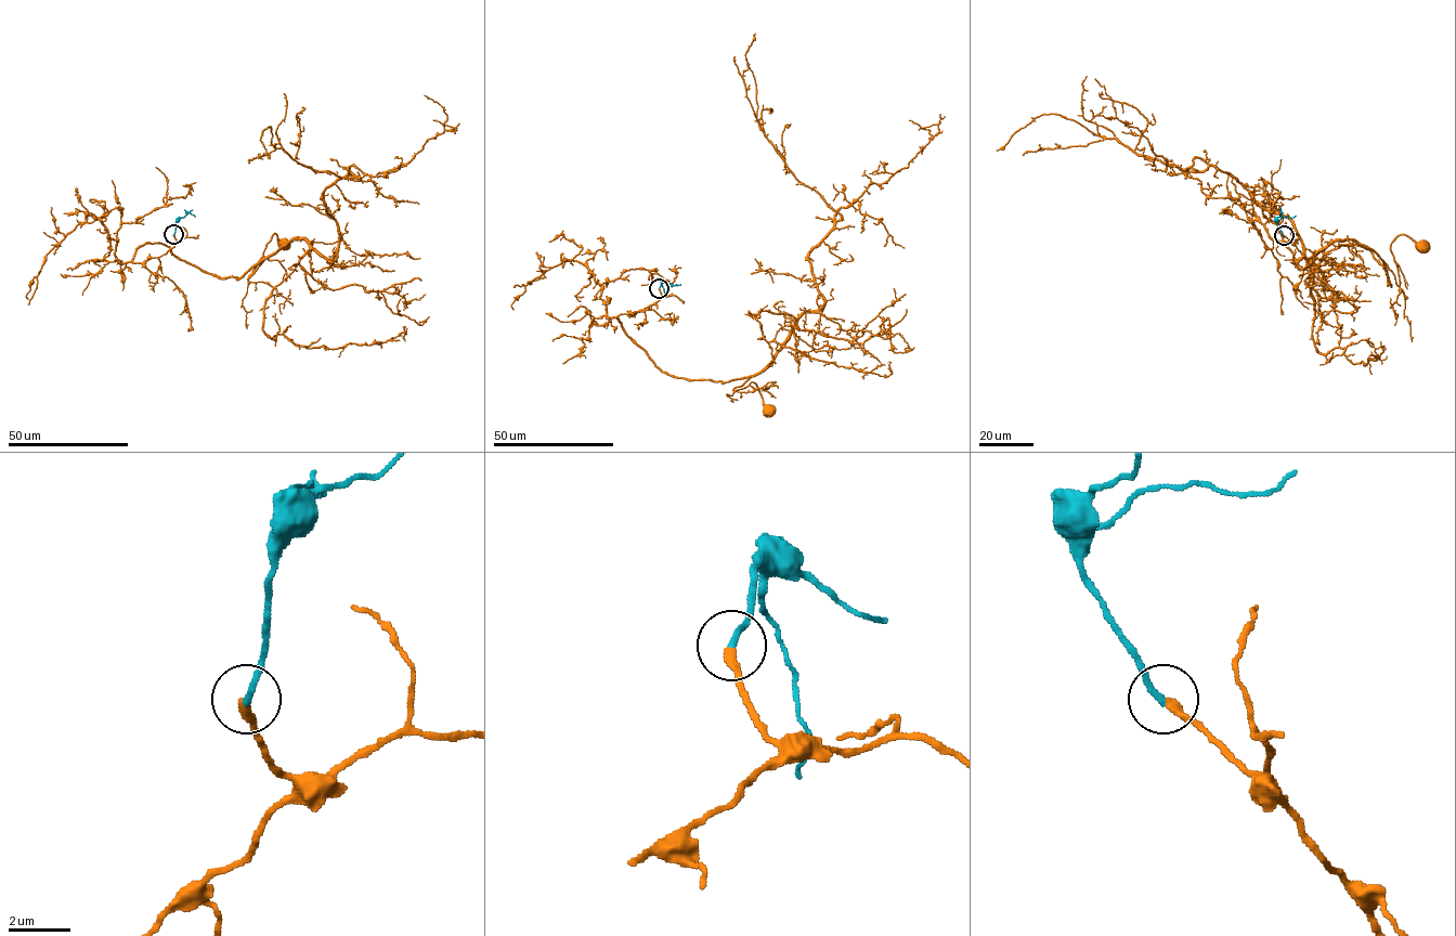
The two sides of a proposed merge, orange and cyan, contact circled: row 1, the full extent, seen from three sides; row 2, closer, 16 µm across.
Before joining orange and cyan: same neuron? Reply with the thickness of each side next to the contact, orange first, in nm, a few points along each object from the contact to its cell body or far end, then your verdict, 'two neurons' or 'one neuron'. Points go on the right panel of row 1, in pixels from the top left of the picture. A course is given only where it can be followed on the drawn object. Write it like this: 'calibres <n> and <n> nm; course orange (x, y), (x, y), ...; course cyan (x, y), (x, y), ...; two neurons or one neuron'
calibres 300 and 200 nm; course orange (1284, 235), (1314, 269), (1364, 246), (1388, 285), (1386, 264), (1400, 282), (1391, 244), (1424, 246); course cyan (1284, 235), (1277, 221), (1279, 216); one neuron

